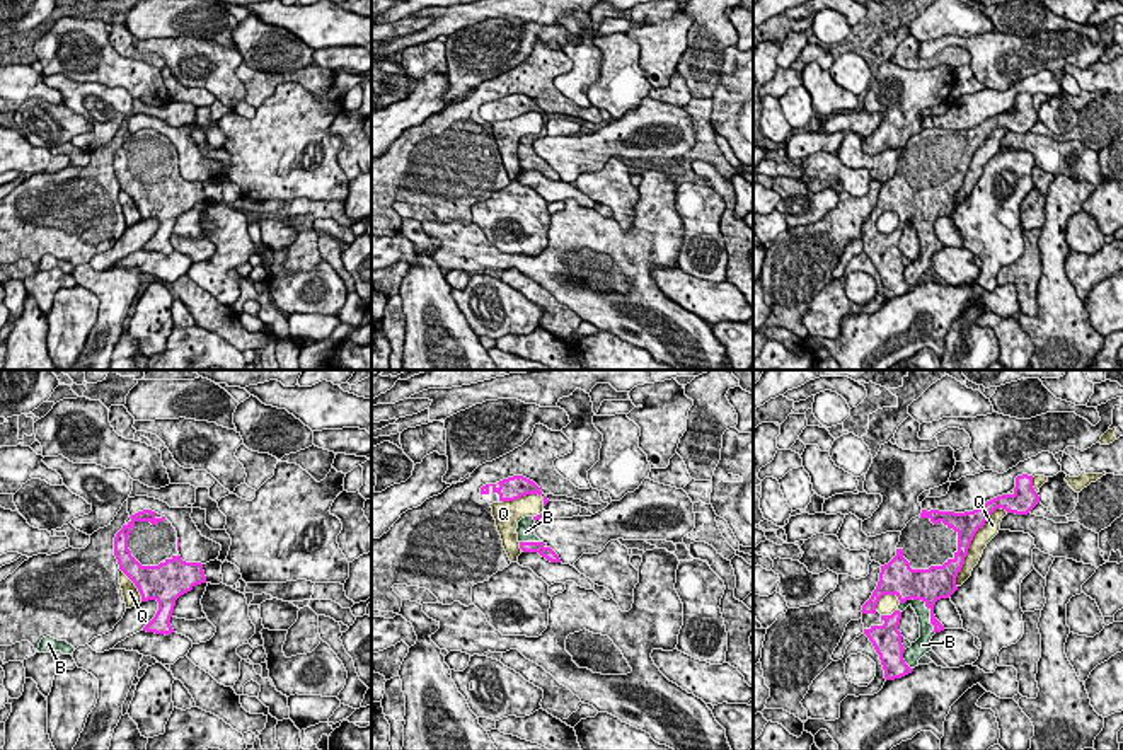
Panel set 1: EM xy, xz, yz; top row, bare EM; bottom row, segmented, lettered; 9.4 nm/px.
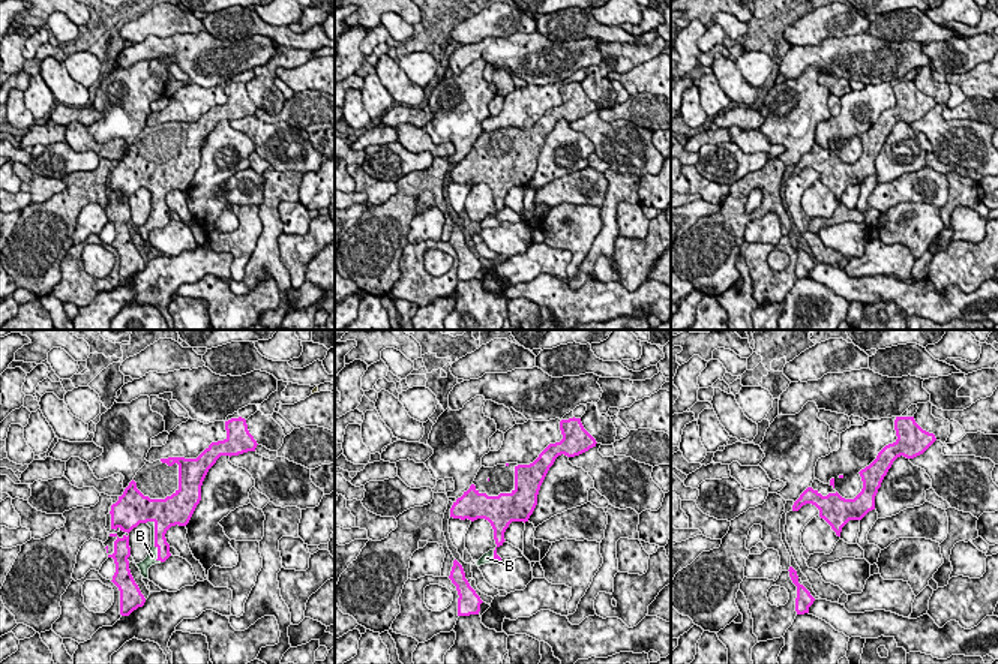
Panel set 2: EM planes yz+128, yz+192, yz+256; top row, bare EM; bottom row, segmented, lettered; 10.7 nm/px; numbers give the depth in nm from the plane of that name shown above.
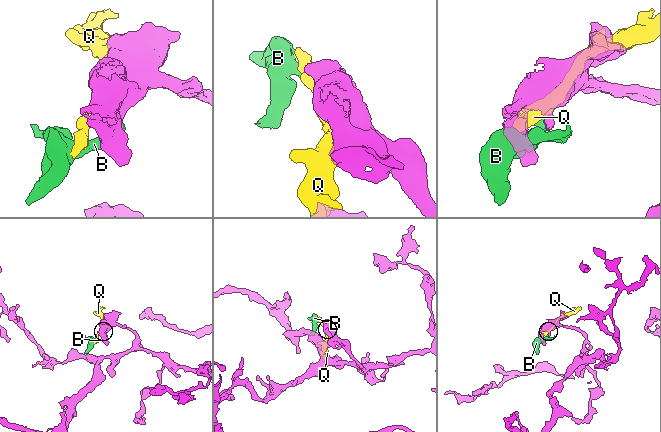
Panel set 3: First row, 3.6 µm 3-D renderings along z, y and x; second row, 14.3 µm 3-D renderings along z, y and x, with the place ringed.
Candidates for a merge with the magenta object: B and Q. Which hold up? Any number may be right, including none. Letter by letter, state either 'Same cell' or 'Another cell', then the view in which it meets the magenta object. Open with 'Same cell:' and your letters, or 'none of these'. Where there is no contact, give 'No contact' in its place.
Same cell: B
B: Same cell. Touches magenta in yz
Q: Another cell. Touches magenta in yz

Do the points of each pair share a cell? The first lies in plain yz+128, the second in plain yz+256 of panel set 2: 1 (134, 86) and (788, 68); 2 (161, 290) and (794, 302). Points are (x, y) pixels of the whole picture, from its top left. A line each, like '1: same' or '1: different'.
1: different
2: different

